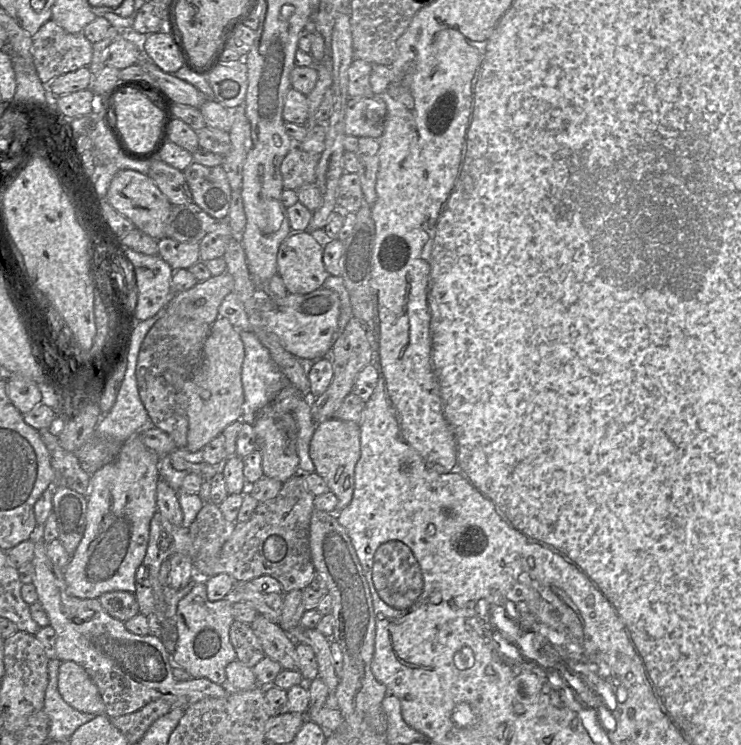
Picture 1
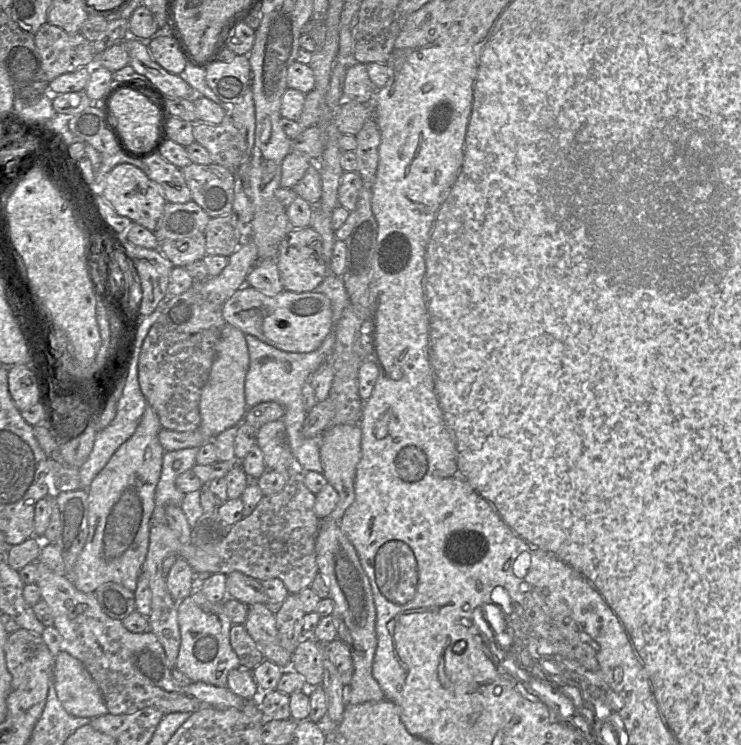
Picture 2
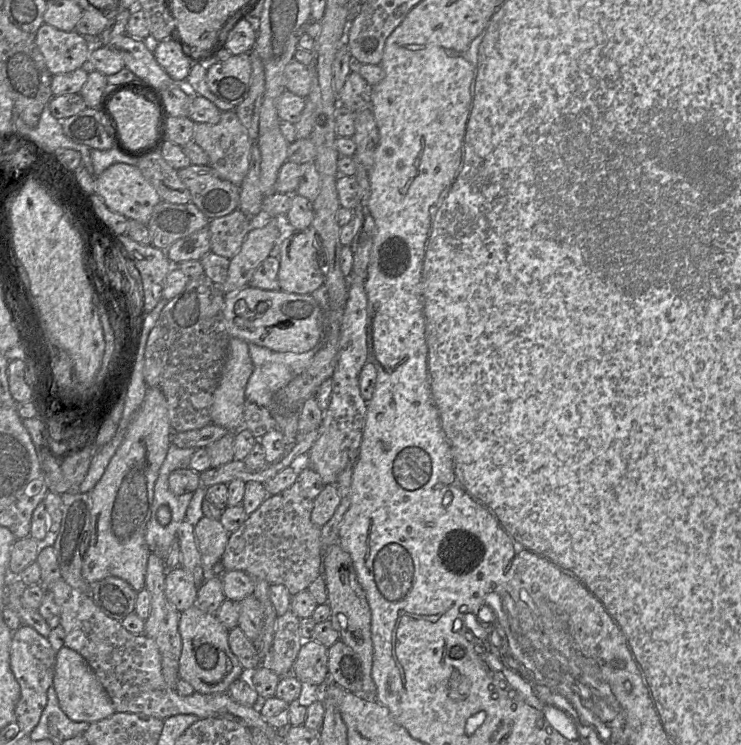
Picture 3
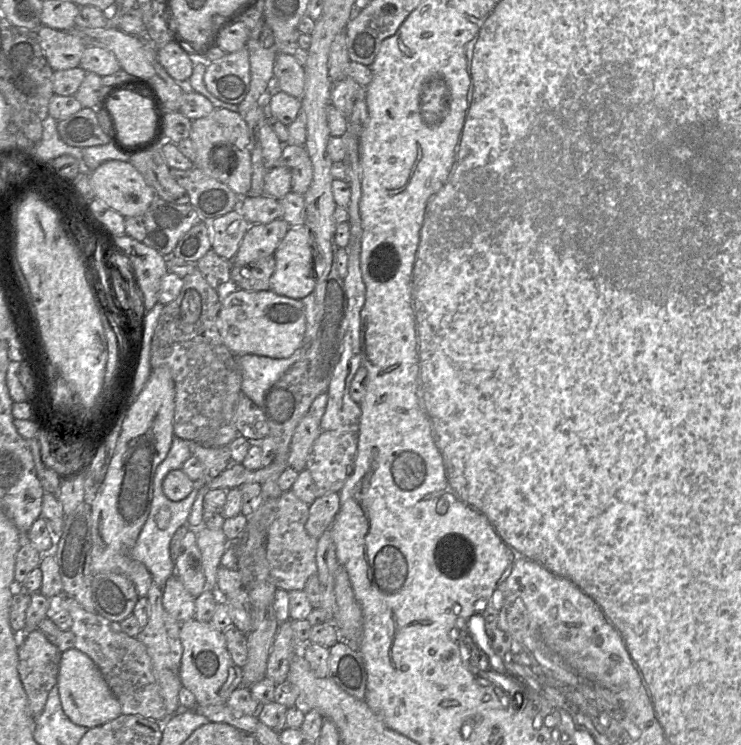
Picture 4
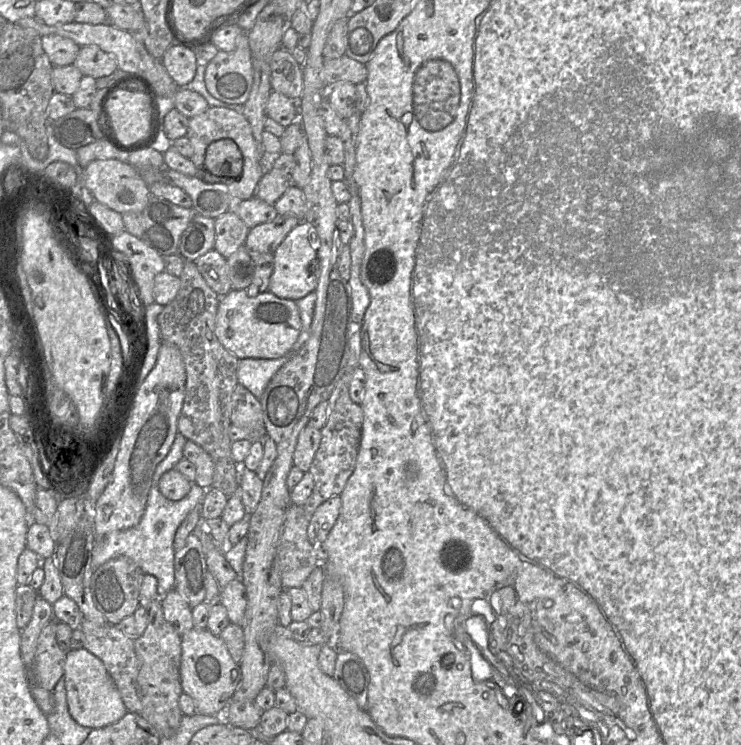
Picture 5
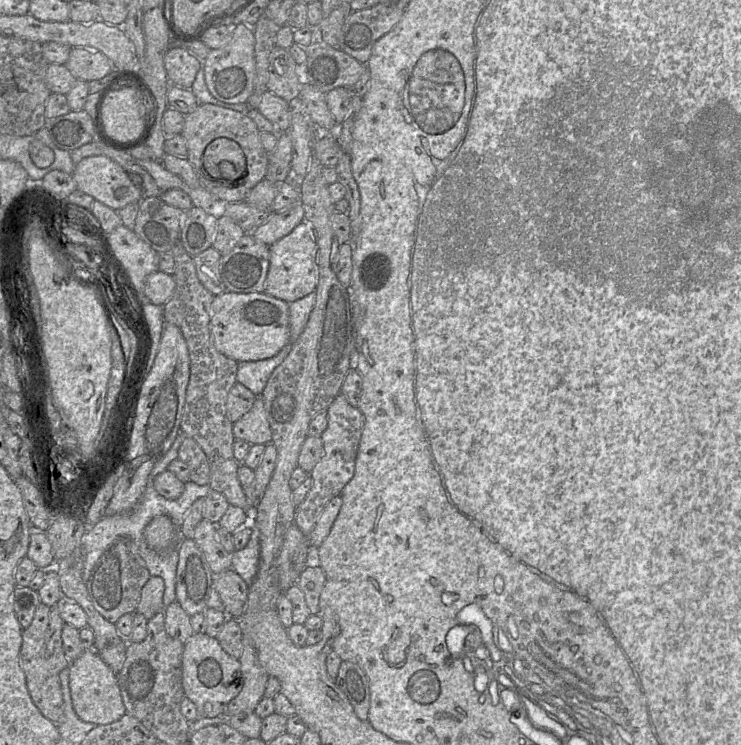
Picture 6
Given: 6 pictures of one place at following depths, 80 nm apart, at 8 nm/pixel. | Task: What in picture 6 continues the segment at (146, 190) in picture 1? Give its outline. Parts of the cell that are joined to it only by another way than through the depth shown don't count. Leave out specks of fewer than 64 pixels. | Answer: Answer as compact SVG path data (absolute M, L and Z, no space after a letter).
M105 155L84 158L75 165L72 177L77 190L117 212L143 199L127 172Z

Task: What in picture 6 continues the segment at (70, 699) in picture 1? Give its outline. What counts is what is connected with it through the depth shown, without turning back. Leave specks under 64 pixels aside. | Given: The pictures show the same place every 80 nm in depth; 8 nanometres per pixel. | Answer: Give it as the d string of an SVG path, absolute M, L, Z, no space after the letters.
M85 649L80 657L69 665L69 687L73 709L84 722L95 725L111 724L126 714L118 677L94 649Z

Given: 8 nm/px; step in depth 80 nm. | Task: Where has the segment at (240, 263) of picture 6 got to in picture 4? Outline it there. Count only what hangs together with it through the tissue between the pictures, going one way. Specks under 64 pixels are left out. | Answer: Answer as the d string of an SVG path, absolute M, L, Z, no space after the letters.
M274 255L267 256L245 266L233 266L231 286L247 291L270 290L270 278L275 271Z

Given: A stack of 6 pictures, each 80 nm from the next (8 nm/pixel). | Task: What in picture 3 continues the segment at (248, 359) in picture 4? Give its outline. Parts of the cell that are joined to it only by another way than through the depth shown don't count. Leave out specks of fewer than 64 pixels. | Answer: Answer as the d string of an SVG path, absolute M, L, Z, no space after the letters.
M248 343L253 372L247 382L245 398L259 406L270 407L274 395L311 363L318 344L304 353L280 353Z

